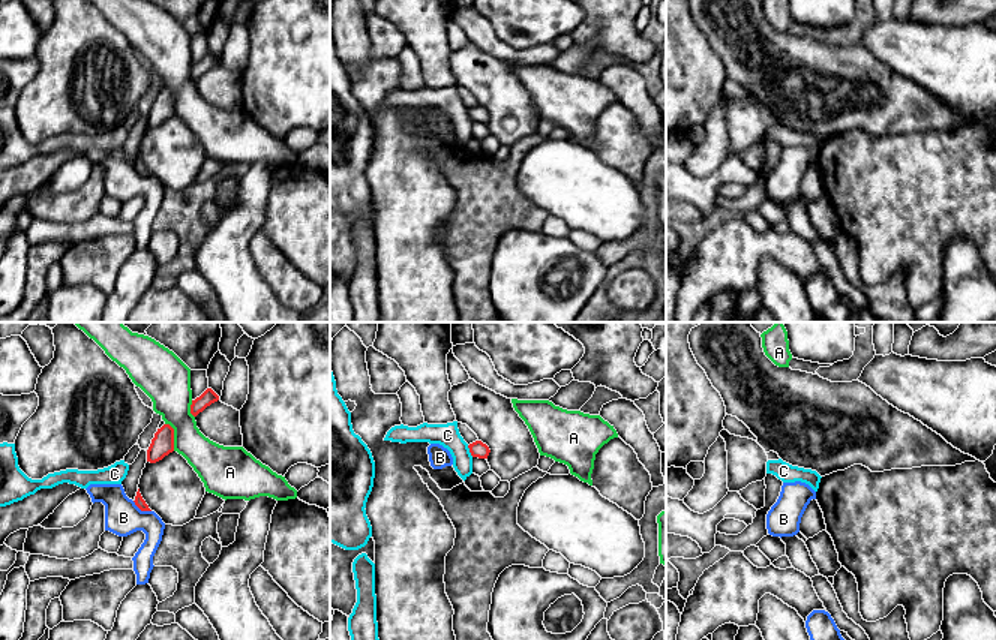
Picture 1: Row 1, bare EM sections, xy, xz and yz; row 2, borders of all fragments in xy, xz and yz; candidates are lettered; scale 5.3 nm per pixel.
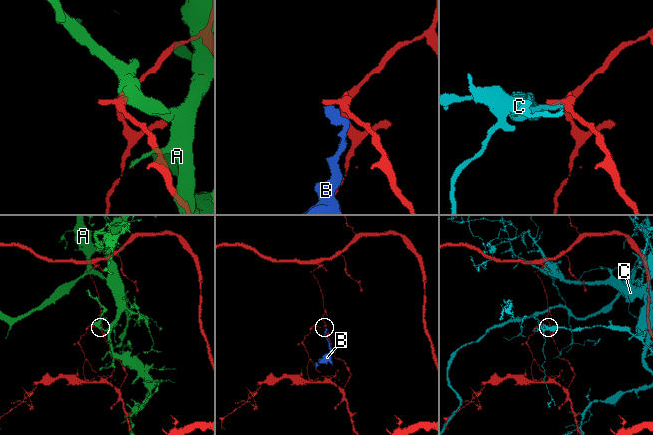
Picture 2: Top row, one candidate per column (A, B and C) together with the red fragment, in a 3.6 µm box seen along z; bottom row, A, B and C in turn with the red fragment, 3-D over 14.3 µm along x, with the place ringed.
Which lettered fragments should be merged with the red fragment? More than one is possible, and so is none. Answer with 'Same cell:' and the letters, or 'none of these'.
Same cell: none of these

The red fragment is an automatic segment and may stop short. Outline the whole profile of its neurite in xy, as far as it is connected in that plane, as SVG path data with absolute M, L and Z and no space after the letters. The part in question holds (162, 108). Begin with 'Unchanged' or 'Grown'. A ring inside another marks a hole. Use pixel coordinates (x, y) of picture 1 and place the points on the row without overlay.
Unchanged. M164 88L154 97L152 108L147 114L147 126L156 127L165 120L174 115L174 93L170 88Z

